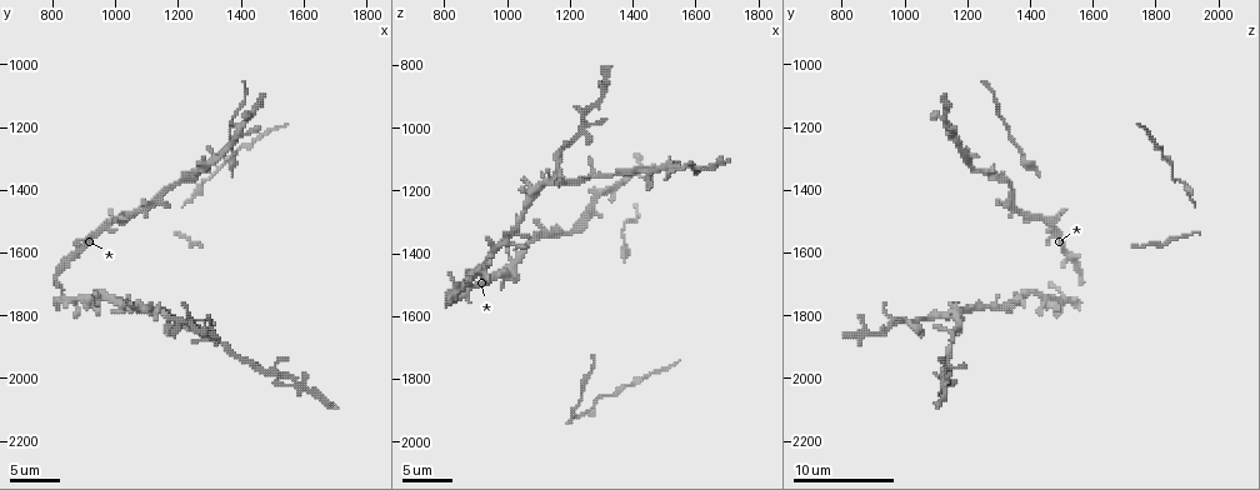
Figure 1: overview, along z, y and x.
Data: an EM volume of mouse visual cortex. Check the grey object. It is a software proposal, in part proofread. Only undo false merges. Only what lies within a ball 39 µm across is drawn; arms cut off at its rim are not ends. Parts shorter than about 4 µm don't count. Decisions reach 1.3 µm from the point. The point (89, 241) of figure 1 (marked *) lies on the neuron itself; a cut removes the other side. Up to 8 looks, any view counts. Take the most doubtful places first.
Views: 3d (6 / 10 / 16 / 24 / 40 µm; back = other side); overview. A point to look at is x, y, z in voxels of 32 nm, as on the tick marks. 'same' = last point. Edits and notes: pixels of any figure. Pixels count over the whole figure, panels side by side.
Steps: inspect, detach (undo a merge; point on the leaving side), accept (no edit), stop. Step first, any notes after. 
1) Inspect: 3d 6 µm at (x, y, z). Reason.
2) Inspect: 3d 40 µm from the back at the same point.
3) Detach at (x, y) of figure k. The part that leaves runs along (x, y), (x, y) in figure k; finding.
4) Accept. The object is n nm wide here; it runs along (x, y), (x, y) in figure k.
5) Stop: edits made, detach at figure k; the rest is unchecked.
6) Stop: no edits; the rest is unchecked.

Inspect: 3d 6 µm at (1270, 1340, 1250).

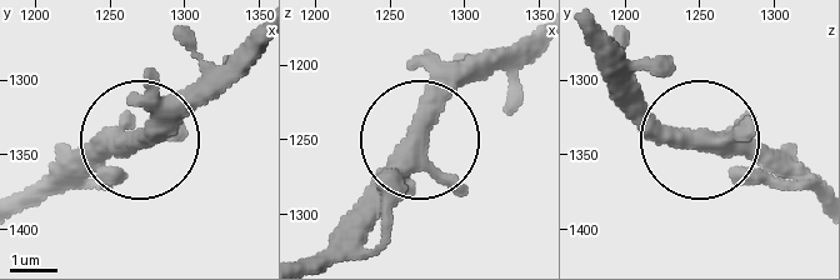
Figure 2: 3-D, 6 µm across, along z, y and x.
Accept. It runs along (321, 250), (496, 51) in figure 2; one neuron here.

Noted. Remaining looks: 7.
Inspect: 3d 6 µm at (1170, 1800, 1150). Three arms meet.

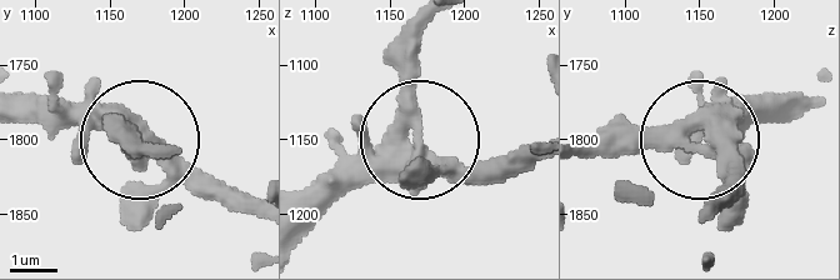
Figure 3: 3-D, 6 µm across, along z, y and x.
Accept. 3 arms meet here; it runs along (303, 233), (419, 136), (410, 21) in figure 3; continuous, no second neuron.

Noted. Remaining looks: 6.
Inspect: 3d 16 µm at (1240, 1830, 960). Thick turns thin.

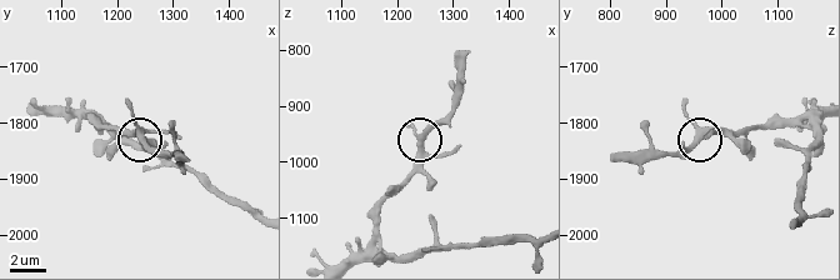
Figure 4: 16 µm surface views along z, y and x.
Accept. Continuous, no second neuron.

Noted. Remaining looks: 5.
Inspect: 3d 10 µm at (1380, 1310, 1390).

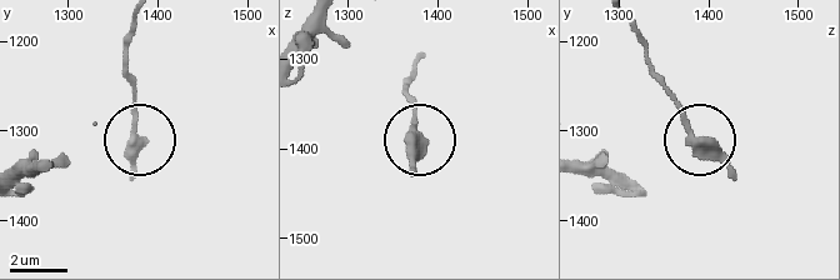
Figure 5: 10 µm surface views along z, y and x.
Inspect: 3d 10 µm from the back at (1375, 1305, 1380).

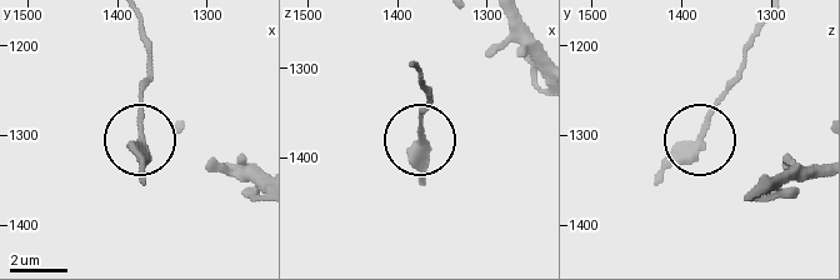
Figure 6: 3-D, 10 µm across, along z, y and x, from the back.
Accept. The object is 350 nm wide here; continuous, no second neuron.

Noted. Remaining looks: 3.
Stop: no edits; the rest is unchecked.

